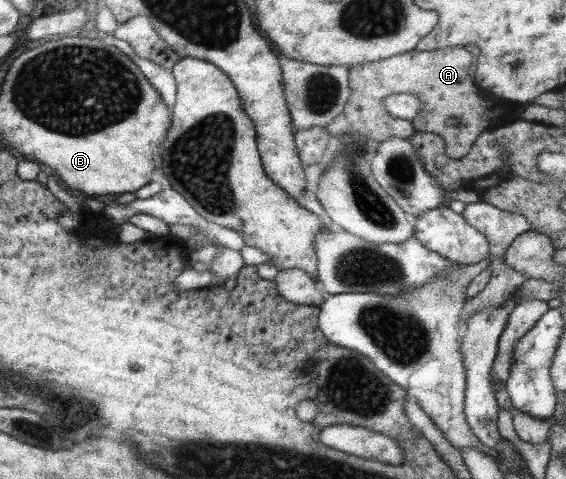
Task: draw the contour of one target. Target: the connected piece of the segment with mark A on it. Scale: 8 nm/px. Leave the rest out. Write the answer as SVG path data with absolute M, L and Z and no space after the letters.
M448 45L431 51L414 49L384 60L352 66L348 69L348 100L341 114L325 129L334 137L346 133L361 135L362 132L368 136L368 118L372 118L372 128L380 132L381 100L388 95L411 94L421 104L416 116L409 120L415 132L437 134L443 140L445 155L452 160L466 156L480 133L518 120L522 109L517 103L500 100L479 89L470 77L473 62L474 58L463 46Z

